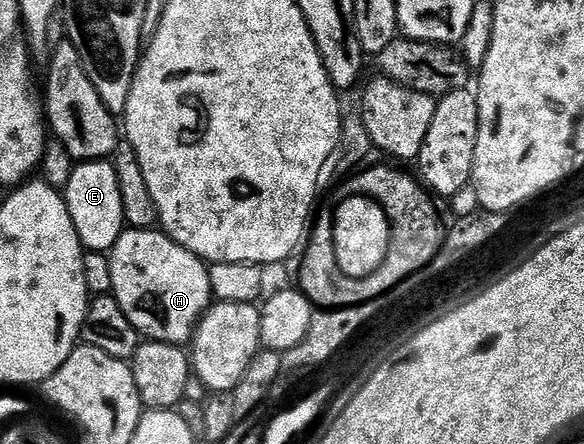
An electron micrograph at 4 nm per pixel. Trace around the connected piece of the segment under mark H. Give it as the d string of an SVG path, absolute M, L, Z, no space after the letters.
M129 227L125 230L112 248L108 262L112 283L111 295L116 297L118 306L122 306L122 314L130 318L130 322L141 337L144 340L187 345L196 330L196 324L214 300L210 290L208 264L178 242L174 242L169 236L165 236L163 231L153 230L151 227Z

